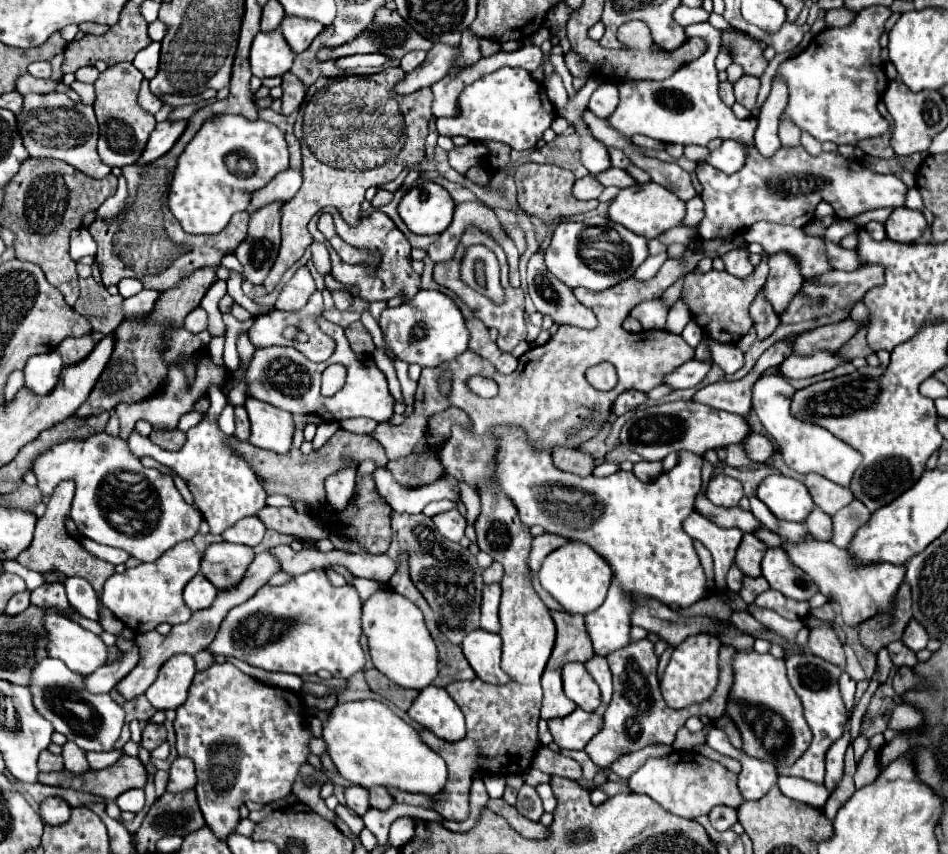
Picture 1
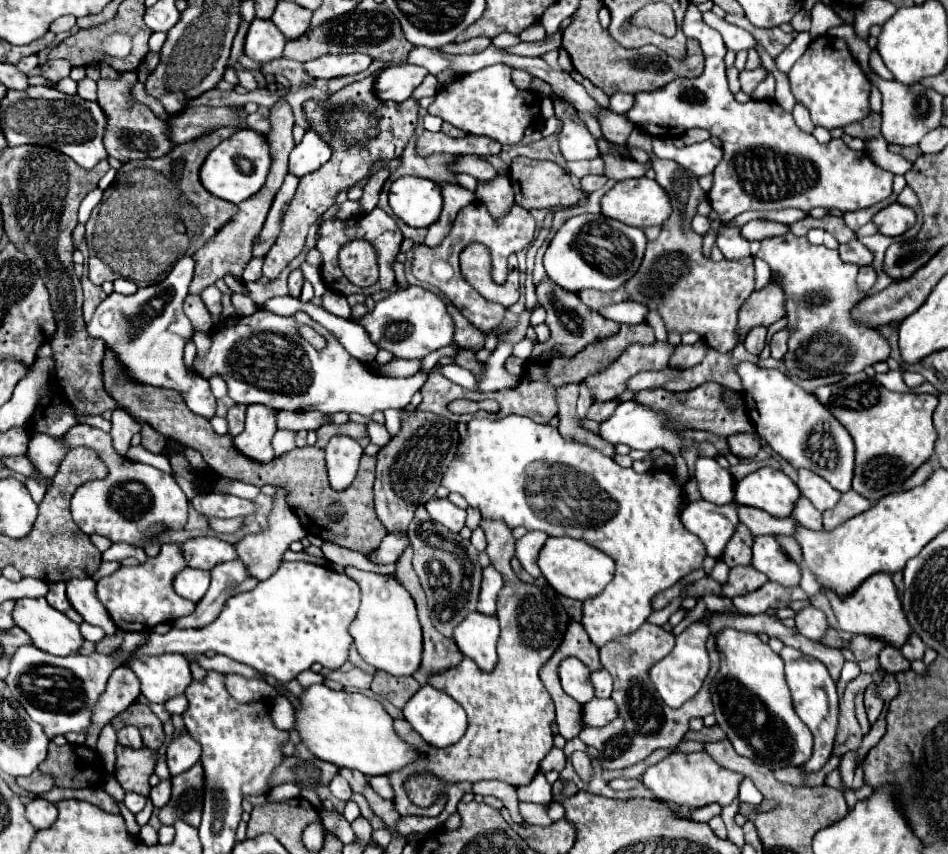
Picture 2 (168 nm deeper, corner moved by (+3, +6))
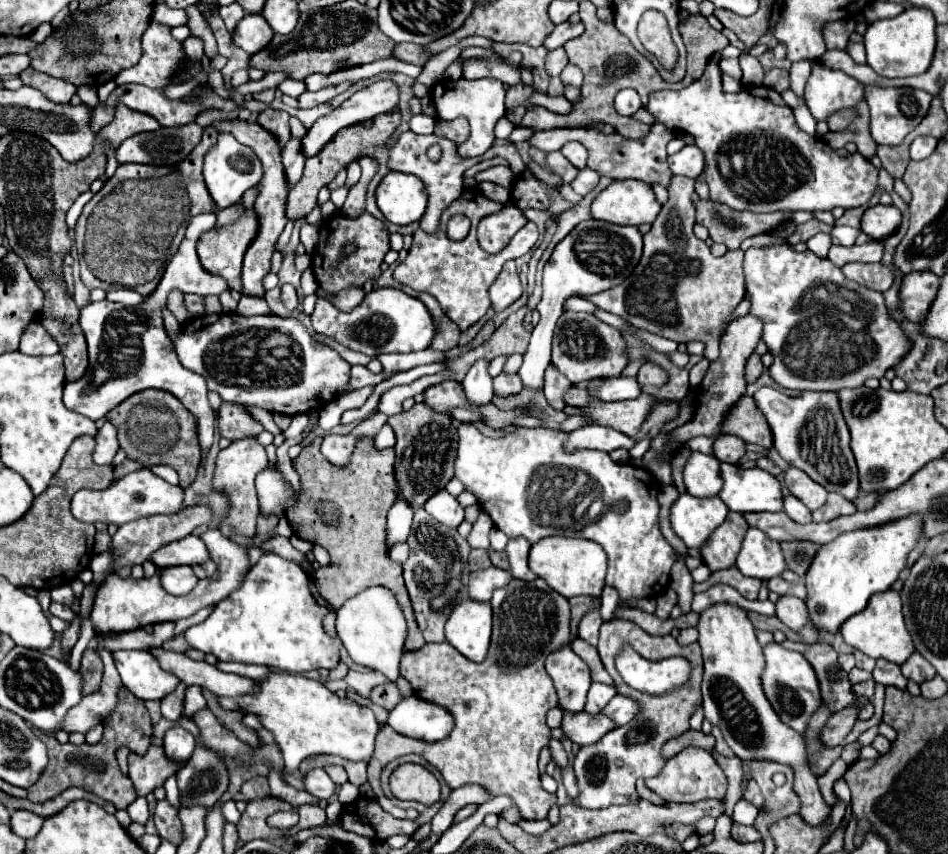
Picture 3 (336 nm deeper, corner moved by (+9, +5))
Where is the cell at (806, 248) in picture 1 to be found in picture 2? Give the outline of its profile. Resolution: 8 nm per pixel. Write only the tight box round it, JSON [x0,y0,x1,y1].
[756,232,890,378]

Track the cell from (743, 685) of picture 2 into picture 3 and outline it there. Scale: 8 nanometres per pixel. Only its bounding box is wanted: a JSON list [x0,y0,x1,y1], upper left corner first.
[696,603,832,827]

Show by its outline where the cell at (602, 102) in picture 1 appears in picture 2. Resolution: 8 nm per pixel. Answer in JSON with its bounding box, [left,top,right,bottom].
[608,94,634,114]

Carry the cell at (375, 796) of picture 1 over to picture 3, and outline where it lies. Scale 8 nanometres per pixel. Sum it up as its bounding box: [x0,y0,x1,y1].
[324,765,348,785]

